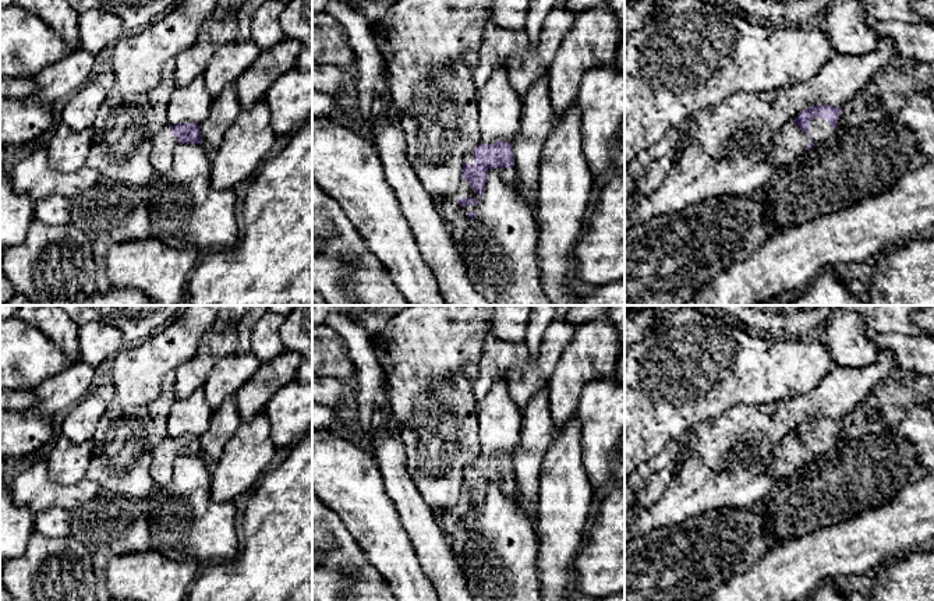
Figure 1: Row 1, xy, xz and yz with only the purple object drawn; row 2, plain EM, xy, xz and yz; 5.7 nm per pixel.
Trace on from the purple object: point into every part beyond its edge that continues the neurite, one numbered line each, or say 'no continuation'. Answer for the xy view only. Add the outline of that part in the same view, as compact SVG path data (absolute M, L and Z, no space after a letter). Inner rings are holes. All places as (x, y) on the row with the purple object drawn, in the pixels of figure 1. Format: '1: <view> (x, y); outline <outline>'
1: xy (163, 144); outline M169 124L159 131L152 142L151 163L158 173L167 173L173 167L173 151L178 139L171 135Z

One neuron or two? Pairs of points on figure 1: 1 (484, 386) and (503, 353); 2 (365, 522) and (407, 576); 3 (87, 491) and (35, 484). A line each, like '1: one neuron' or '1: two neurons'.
1: one neuron
2: one neuron
3: one neuron

